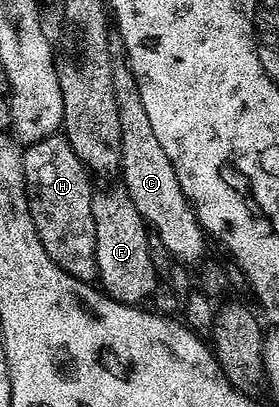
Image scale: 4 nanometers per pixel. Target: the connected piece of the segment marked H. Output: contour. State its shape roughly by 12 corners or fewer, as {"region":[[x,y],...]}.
{"region":[[62,135],[21,153],[49,259],[94,282],[93,186]]}

